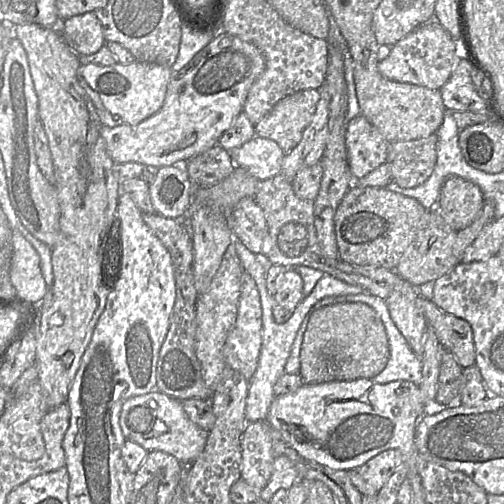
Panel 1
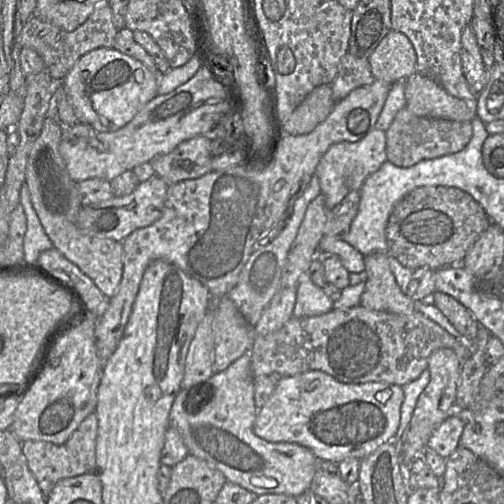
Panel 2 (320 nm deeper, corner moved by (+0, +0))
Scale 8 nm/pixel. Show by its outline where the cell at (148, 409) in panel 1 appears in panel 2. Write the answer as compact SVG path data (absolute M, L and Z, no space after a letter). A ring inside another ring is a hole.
M246 352L240 358L230 364L225 370L214 373L206 382L194 386L188 390L180 389L170 410L169 423L170 427L175 428L180 433L183 442L189 451L189 454L206 461L210 466L221 471L224 474L226 480L229 482L238 484L239 486L255 493L258 496L262 494L286 494L296 497L308 491L317 469L318 458L312 453L310 449L299 444L289 442L269 442L258 437L253 430L257 413L258 408L254 402L254 375L252 373L251 356L249 352Z

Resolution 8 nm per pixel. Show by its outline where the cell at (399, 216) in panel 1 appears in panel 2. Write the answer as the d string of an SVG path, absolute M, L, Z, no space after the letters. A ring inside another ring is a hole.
M422 186L406 193L393 208L386 226L387 253L412 270L439 270L461 265L478 237L488 228L491 219L483 207L467 192L452 186Z

